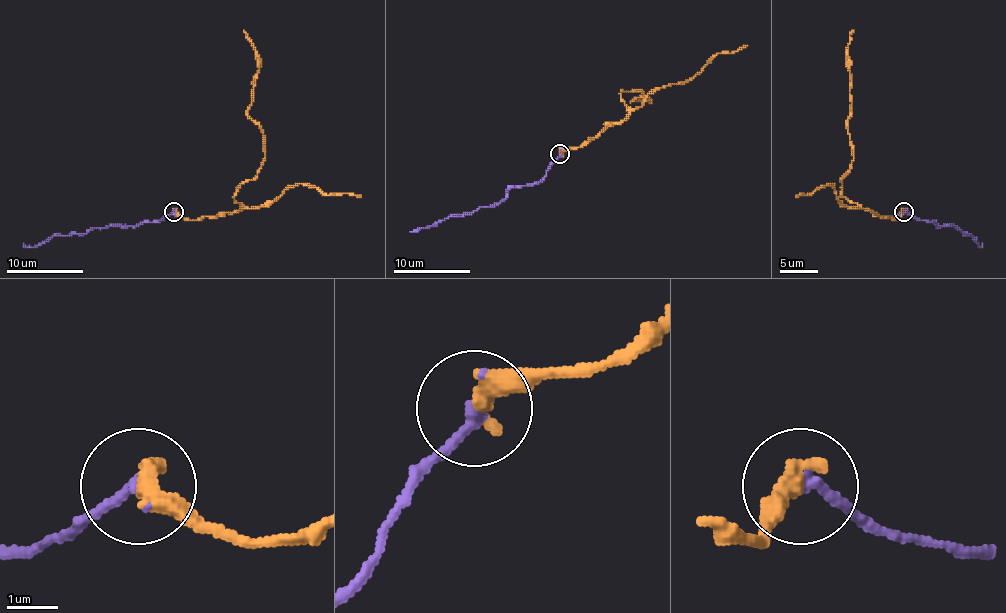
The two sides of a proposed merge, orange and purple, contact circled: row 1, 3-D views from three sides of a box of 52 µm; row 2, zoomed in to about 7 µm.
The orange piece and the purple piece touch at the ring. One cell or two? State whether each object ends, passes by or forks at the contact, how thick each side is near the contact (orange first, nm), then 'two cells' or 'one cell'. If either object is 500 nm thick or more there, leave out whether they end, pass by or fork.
orange ends; purple ends; calibres 480 and 220 nm; one cell

